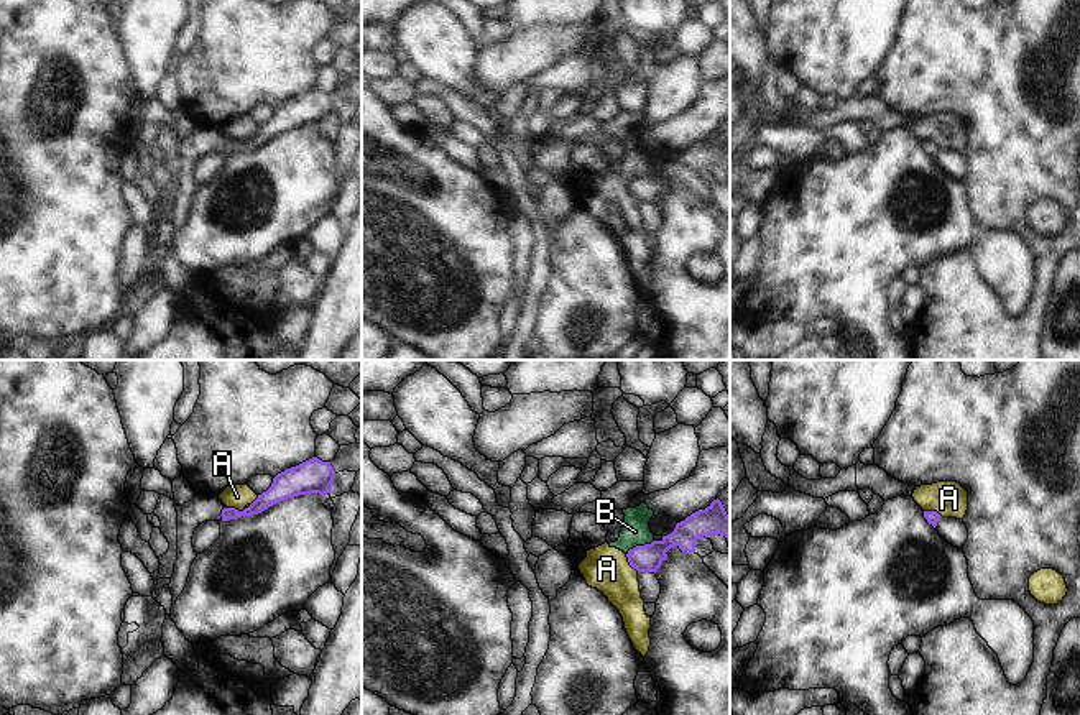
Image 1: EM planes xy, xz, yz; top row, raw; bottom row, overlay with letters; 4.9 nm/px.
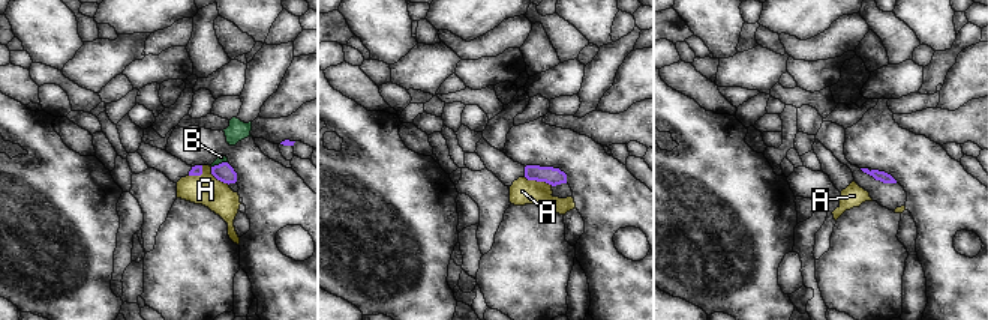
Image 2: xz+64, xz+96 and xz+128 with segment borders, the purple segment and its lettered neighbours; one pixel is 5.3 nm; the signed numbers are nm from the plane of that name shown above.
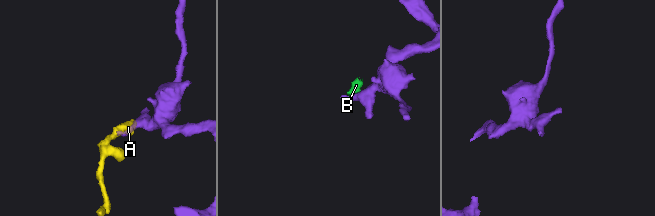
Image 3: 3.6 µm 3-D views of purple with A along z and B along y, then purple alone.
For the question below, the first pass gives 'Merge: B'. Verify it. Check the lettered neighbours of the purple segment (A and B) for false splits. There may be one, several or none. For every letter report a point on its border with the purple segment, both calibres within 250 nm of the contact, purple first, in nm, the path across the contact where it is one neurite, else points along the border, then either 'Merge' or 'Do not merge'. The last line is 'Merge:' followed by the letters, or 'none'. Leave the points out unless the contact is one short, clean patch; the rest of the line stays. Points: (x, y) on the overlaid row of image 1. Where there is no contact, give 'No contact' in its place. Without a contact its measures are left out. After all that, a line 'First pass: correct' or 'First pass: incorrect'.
A: Touches purple at xz (630, 564). Thickness 140 nm (purple) against 220 nm. Boundary: xz (625, 554), (627, 561), (638, 571). Do not merge
B: Touches purple at xz (638, 546). Thickness 140 nm (purple) against 140 nm. Boundary: xz (653, 539), (633, 546), (627, 554). Do not merge
Merge: none.
First pass: incorrect

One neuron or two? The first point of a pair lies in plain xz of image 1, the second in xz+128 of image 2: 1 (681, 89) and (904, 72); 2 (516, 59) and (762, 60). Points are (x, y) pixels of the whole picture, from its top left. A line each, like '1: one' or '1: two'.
1: two
2: one

